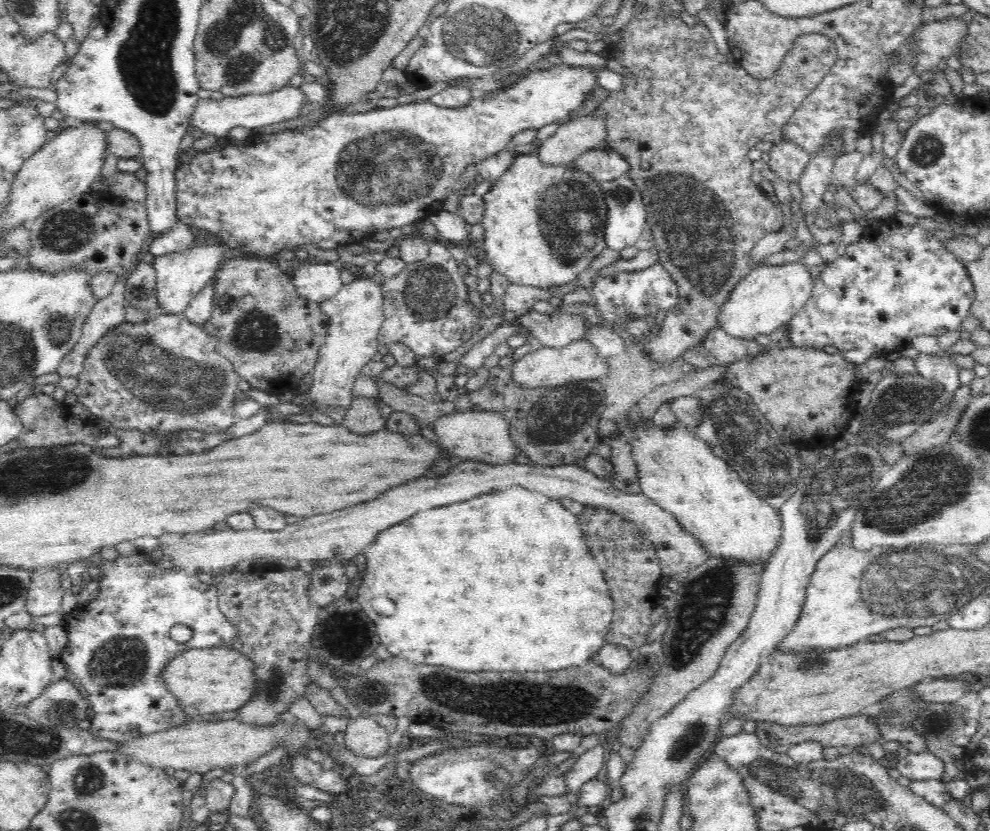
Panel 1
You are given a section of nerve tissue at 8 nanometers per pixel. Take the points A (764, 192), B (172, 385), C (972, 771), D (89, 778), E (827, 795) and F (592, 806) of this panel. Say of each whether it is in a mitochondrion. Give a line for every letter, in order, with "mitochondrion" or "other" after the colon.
A: other
B: mitochondrion
C: other
D: mitochondrion
E: mitochondrion
F: other

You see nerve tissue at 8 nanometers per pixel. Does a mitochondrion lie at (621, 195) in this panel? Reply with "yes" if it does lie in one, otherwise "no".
yes

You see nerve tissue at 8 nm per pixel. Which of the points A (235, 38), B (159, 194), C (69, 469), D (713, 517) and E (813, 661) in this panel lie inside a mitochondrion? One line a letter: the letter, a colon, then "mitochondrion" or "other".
A: mitochondrion
B: other
C: mitochondrion
D: other
E: mitochondrion

